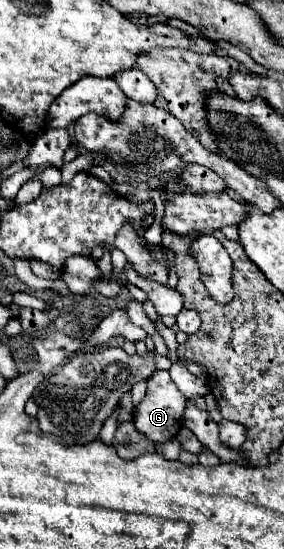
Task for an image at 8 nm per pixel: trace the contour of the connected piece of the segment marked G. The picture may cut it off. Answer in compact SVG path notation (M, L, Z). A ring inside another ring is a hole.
M156 371L148 379L144 401L138 405L134 423L150 441L164 443L182 427L186 397L180 393L168 371Z

